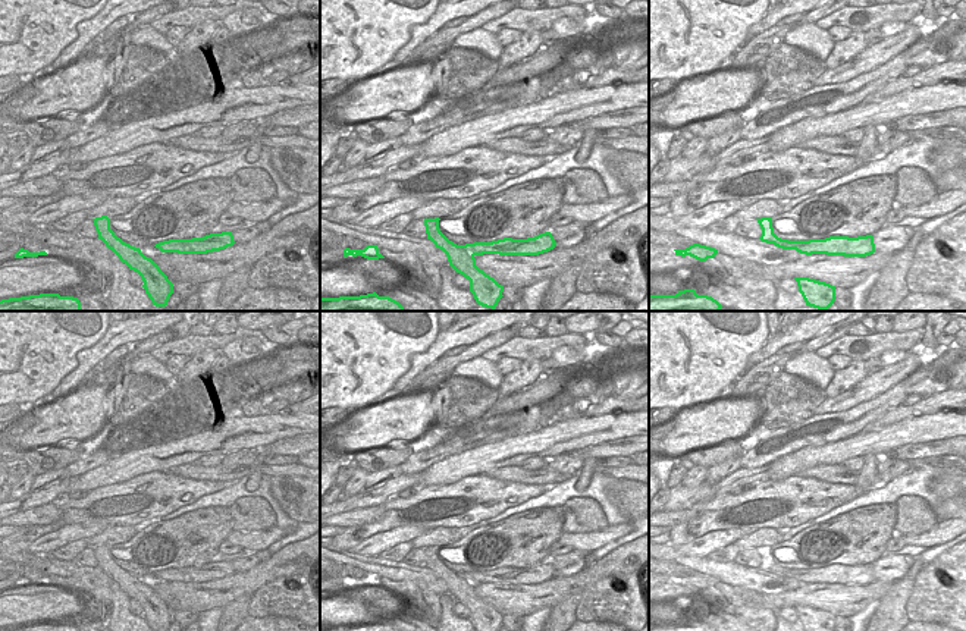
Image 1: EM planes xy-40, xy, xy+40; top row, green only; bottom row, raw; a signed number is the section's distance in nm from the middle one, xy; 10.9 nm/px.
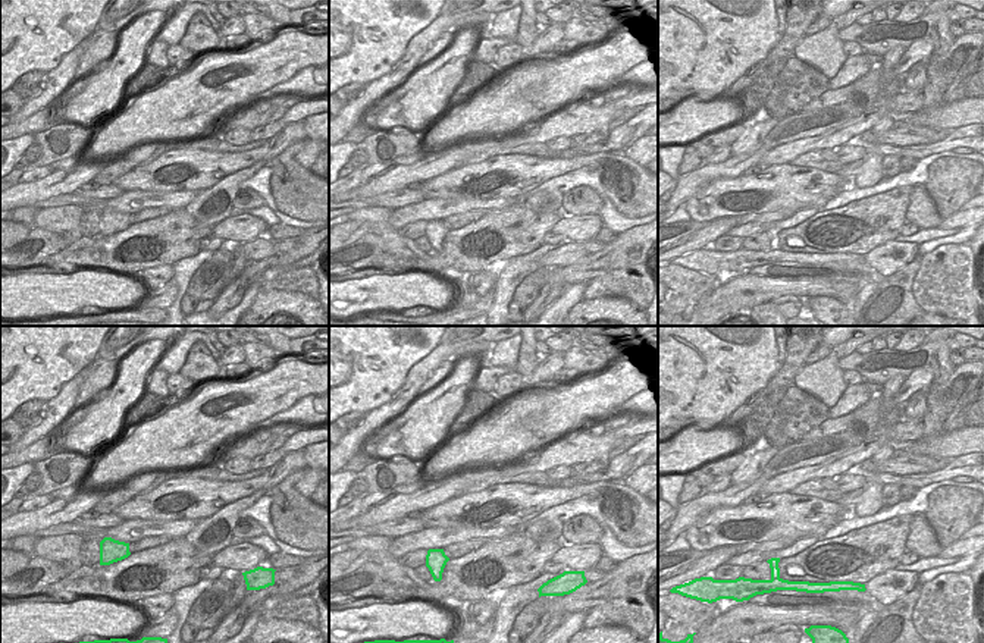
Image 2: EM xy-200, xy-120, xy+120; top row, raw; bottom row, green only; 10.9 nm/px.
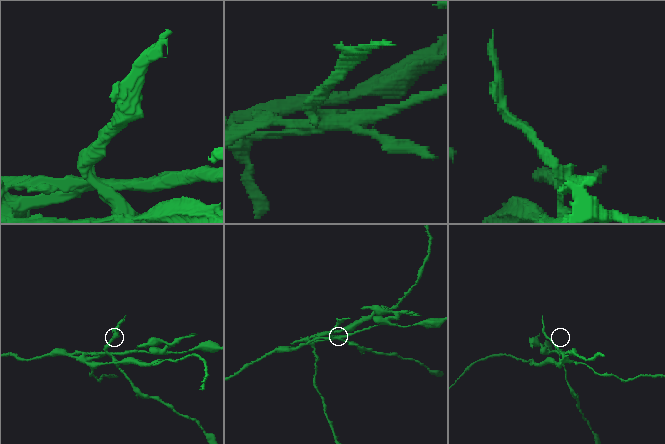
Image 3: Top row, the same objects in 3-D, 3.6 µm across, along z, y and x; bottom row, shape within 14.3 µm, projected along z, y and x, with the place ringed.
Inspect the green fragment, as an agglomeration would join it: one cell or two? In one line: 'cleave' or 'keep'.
cleave

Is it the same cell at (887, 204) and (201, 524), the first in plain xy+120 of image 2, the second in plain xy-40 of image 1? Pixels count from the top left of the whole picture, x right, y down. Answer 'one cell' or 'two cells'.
one cell

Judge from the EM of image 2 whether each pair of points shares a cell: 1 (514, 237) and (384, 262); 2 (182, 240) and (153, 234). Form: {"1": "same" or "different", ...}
{"1": "same", "2": "same"}

